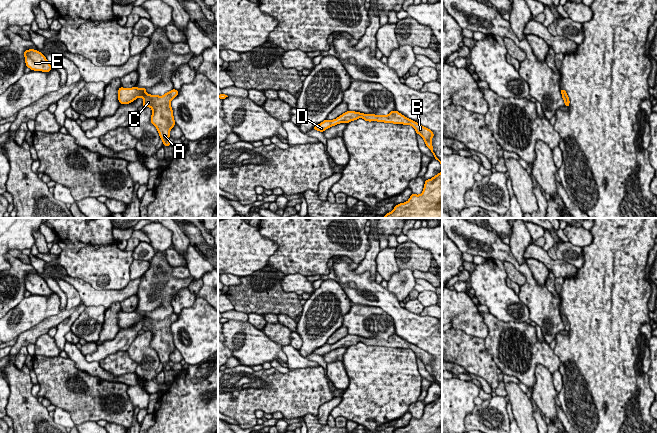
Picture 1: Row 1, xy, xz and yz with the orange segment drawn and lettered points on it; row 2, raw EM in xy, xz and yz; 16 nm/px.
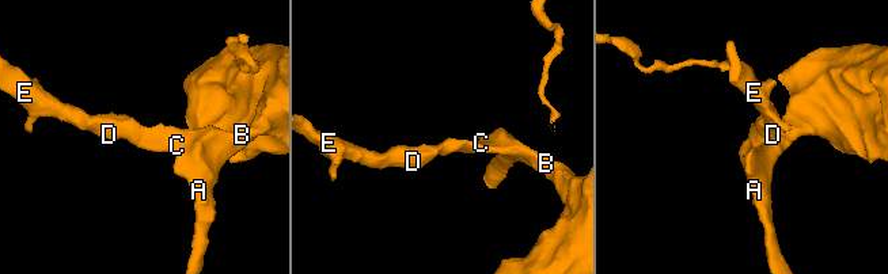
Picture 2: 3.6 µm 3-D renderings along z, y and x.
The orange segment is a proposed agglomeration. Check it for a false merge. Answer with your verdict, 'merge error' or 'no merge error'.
no merge error

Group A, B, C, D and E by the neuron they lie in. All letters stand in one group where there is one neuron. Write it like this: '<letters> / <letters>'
A B C D E

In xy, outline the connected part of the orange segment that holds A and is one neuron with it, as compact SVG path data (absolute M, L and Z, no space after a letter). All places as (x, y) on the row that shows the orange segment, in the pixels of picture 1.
M123 88L118 90L118 99L120 104L129 104L138 97L143 98L143 106L152 109L151 123L157 128L163 145L170 146L169 142L170 130L174 127L175 121L173 110L171 108L171 100L178 95L178 90L171 90L163 96L150 95L146 93L146 88Z

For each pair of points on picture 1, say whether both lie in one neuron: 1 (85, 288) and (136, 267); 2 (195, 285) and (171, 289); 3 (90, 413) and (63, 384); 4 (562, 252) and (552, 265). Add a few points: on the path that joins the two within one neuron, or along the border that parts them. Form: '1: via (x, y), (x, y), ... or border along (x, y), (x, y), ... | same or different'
1: border along (141, 276), (131, 280) | different
2: border along (193, 280), (186, 287) | different
3: via (85, 406), (70, 391) | same
4: border along (558, 258), (573, 264), (577, 268) | different

